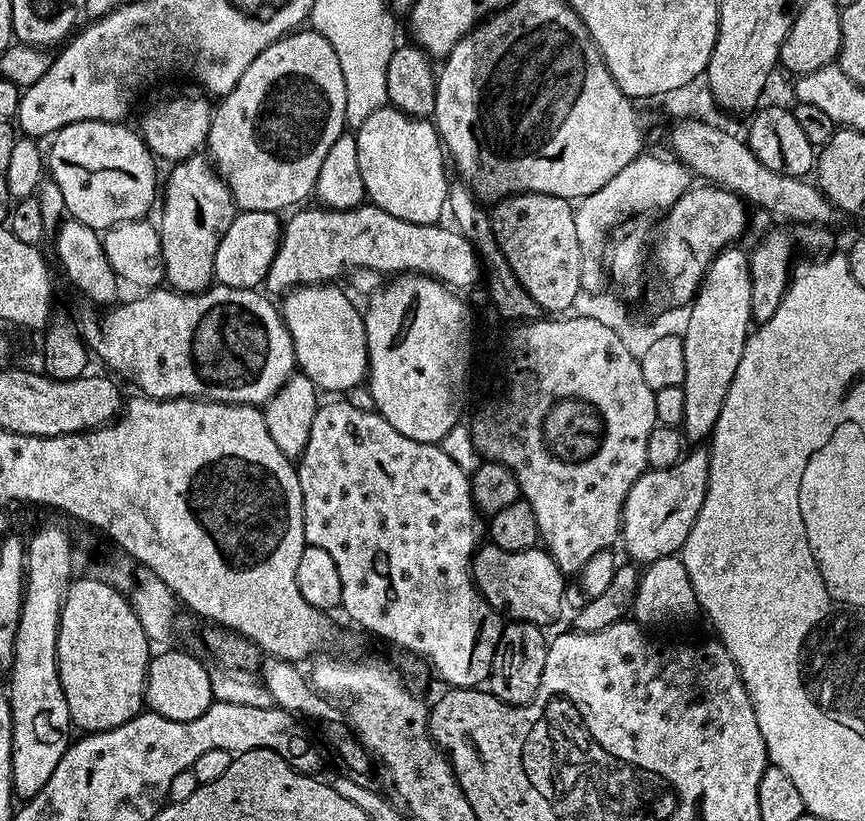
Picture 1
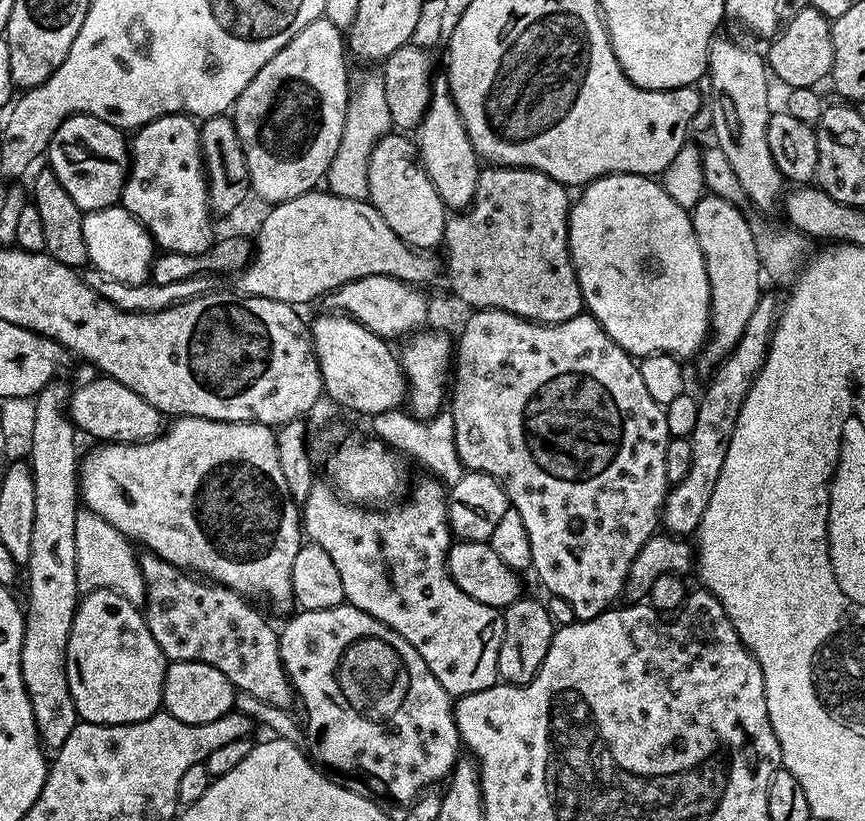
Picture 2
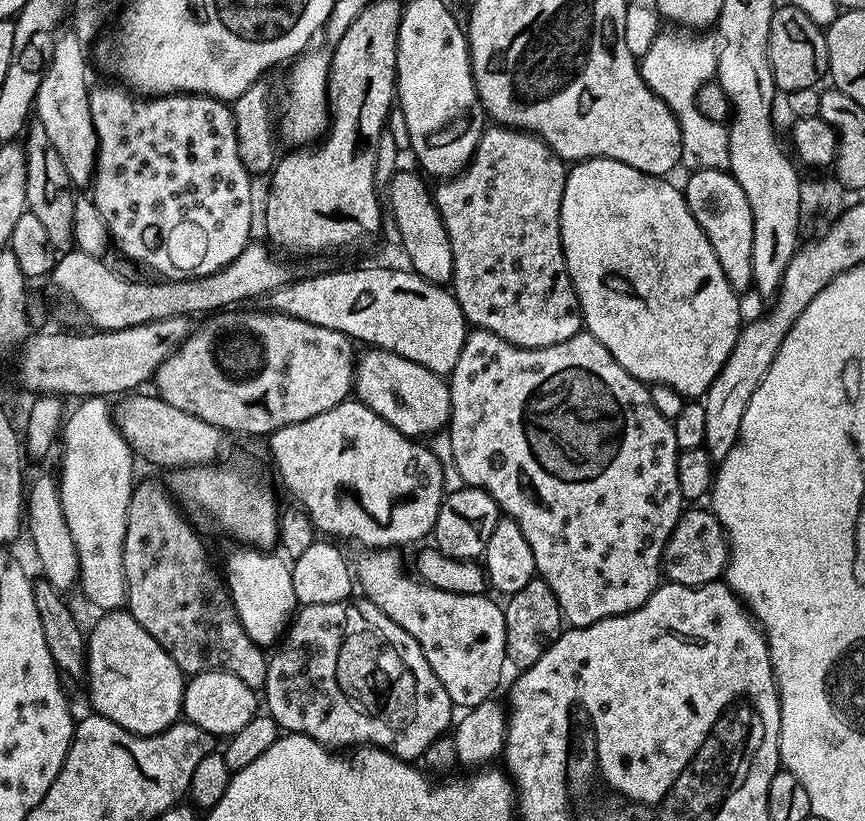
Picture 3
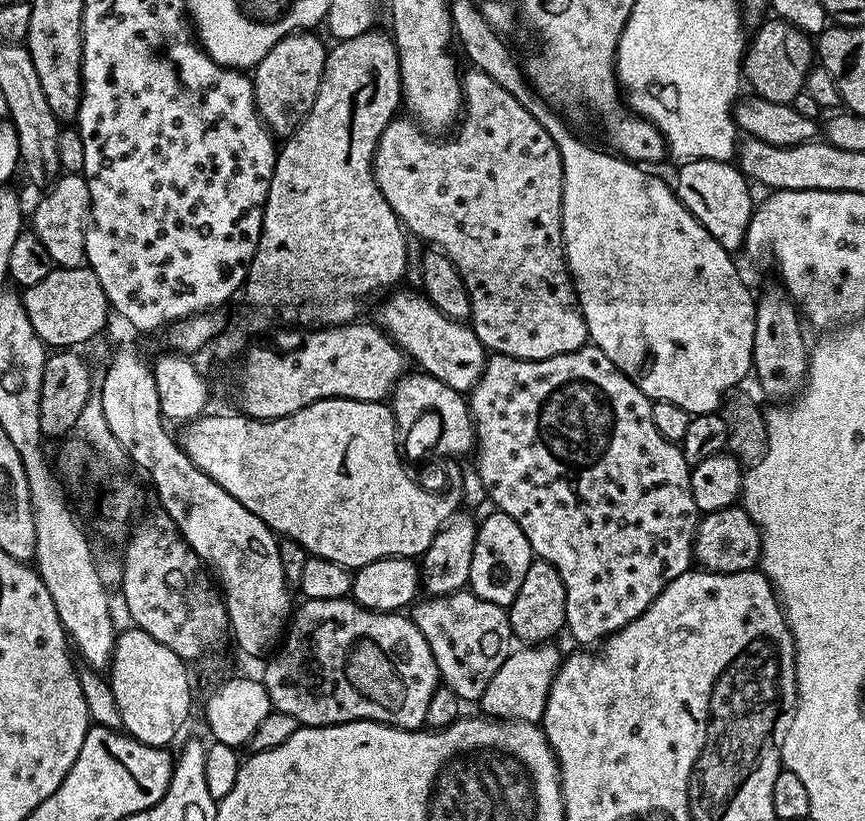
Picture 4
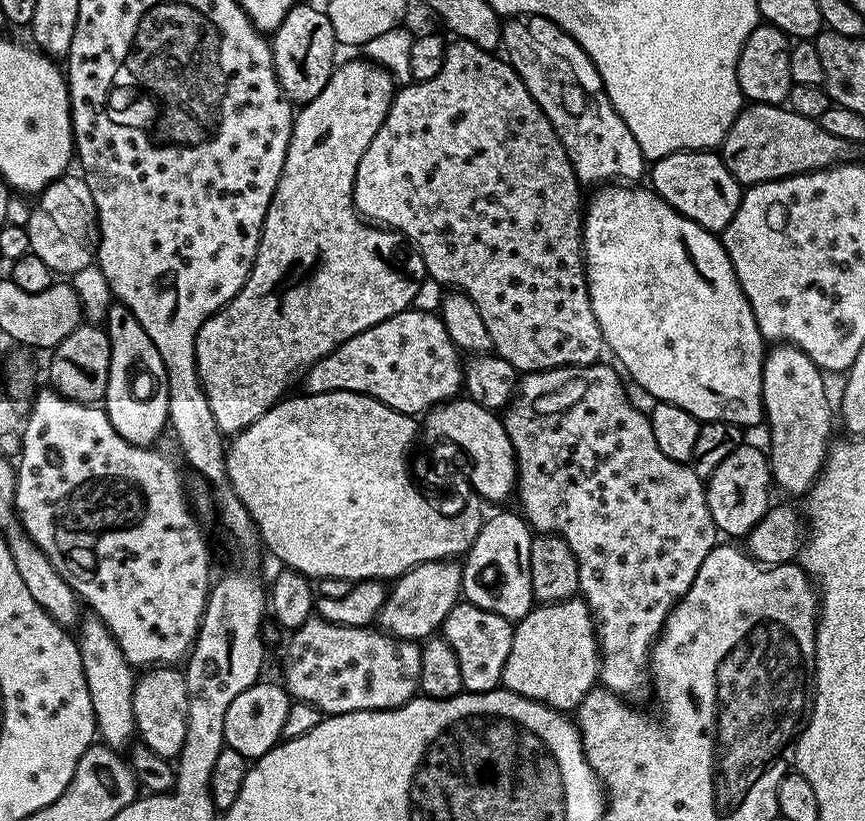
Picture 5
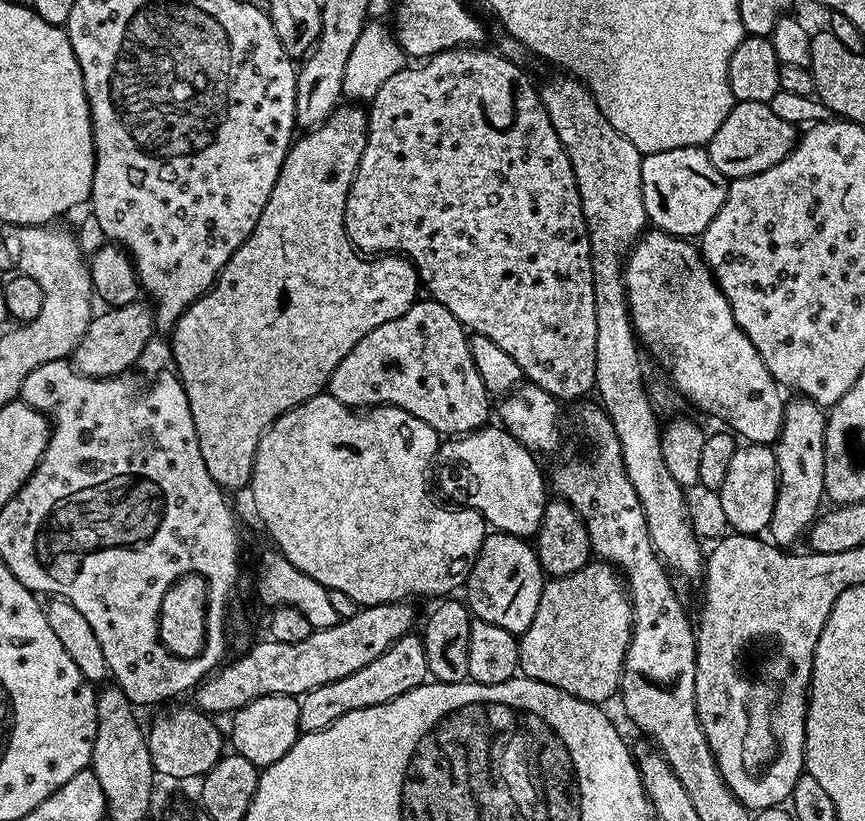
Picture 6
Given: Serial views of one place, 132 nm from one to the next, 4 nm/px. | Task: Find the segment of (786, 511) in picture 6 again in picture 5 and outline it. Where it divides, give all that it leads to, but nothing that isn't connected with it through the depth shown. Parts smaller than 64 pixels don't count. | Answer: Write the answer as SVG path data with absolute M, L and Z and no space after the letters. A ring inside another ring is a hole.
M780 342L767 349L762 366L762 402L768 424L766 455L775 487L792 496L803 497L811 490L833 439L834 404L828 401L824 379L821 368L793 344Z

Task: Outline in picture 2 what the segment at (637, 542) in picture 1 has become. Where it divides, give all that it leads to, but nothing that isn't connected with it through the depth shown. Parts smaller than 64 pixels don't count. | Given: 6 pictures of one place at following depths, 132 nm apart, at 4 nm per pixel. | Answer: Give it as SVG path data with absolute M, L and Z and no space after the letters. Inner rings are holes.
M768 294L761 295L758 306L754 306L750 323L746 325L746 330L742 330L742 338L738 338L728 357L716 365L708 389L704 396L699 397L698 419L694 421L690 437L694 450L694 458L690 458L690 470L686 473L686 478L682 478L682 482L669 487L668 496L664 500L662 524L671 535L688 538L691 537L691 532L693 535L699 529L702 514L706 514L706 506L710 506L710 498L714 495L718 474L722 474L722 462L726 462L726 450L730 450L730 438L734 438L734 426L738 426L742 402L746 402L752 380L766 362L772 332L776 328L781 308L779 299L776 301Z

